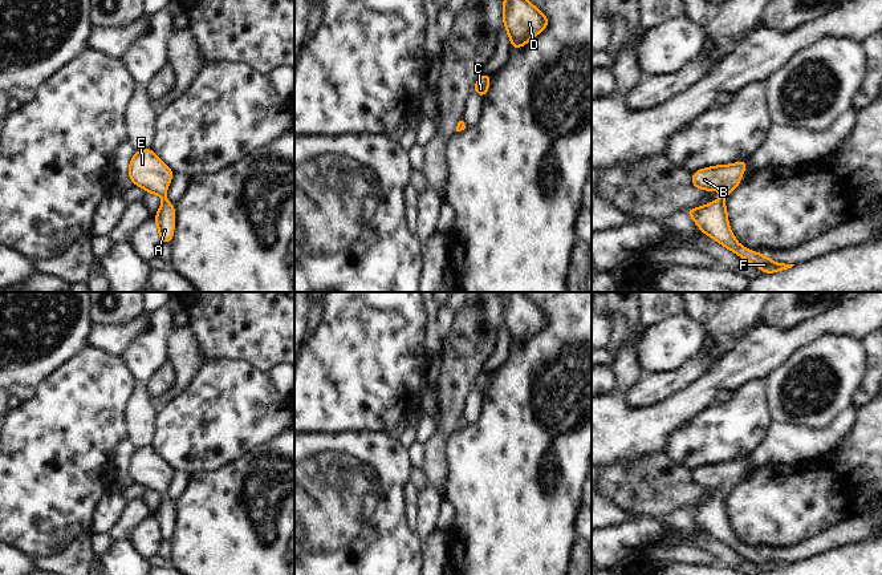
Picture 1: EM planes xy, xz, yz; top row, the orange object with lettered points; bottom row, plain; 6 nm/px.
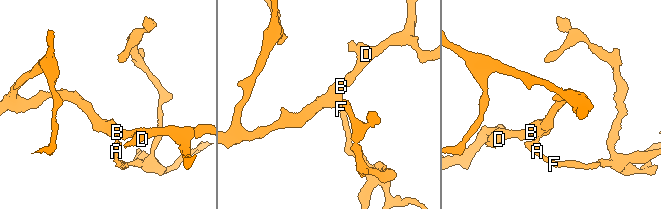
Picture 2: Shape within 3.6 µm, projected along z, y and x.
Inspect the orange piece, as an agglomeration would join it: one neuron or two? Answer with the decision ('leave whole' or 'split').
leave whole

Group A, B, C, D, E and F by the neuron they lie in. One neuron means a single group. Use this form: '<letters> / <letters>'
A B C D E F

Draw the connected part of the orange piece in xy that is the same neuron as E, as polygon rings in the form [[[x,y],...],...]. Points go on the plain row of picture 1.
[[[150,446],[134,449],[127,466],[134,483],[142,485],[147,491],[157,491],[162,501],[154,518],[158,525],[160,539],[171,540],[175,527],[175,506],[166,495],[166,489],[174,474],[174,469]]]

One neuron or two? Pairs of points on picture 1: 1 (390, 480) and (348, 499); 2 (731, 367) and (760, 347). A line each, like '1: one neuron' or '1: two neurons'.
1: one neuron
2: one neuron

